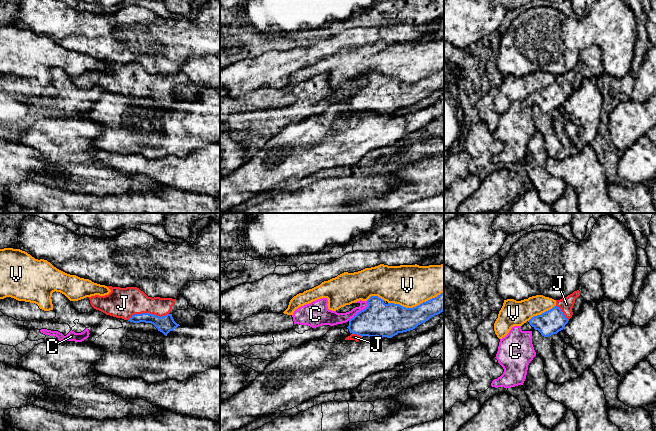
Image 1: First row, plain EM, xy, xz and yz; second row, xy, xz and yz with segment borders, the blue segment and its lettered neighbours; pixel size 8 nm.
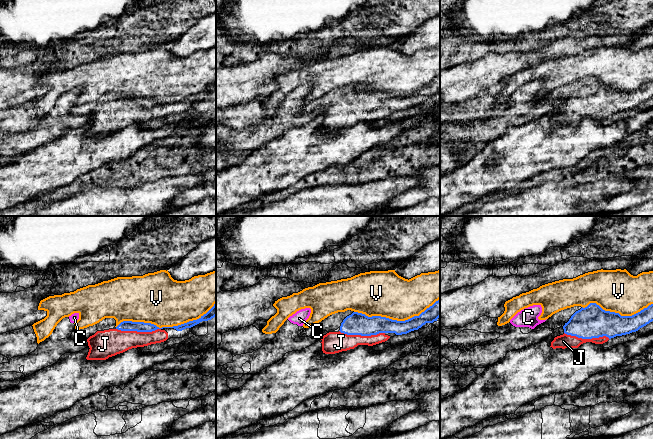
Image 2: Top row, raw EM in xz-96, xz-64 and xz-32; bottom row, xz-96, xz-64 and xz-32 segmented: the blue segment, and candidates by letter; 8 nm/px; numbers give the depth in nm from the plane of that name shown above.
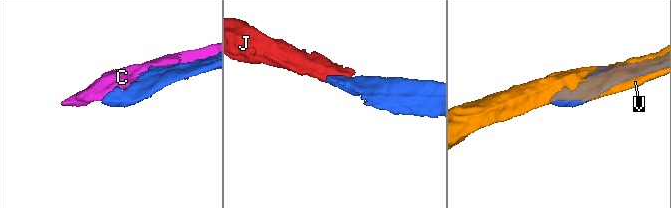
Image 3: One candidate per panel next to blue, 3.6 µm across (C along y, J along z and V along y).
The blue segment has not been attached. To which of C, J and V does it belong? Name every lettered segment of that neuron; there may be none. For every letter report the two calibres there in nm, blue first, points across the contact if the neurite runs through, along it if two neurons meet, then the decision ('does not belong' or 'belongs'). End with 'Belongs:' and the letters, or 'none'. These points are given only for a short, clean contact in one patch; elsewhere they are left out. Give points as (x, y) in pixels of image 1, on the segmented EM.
C: 280 nm thick on the blue side, 120 nm on the other; does not belong
J: 140 nm thick on the blue side, 240 nm on the other; runs through xy (165, 324), (155, 314), (148, 313), (130, 303), (122, 303); belongs
V: 260 nm thick on the blue side, 340 nm on the other; does not belong
Belongs: J

